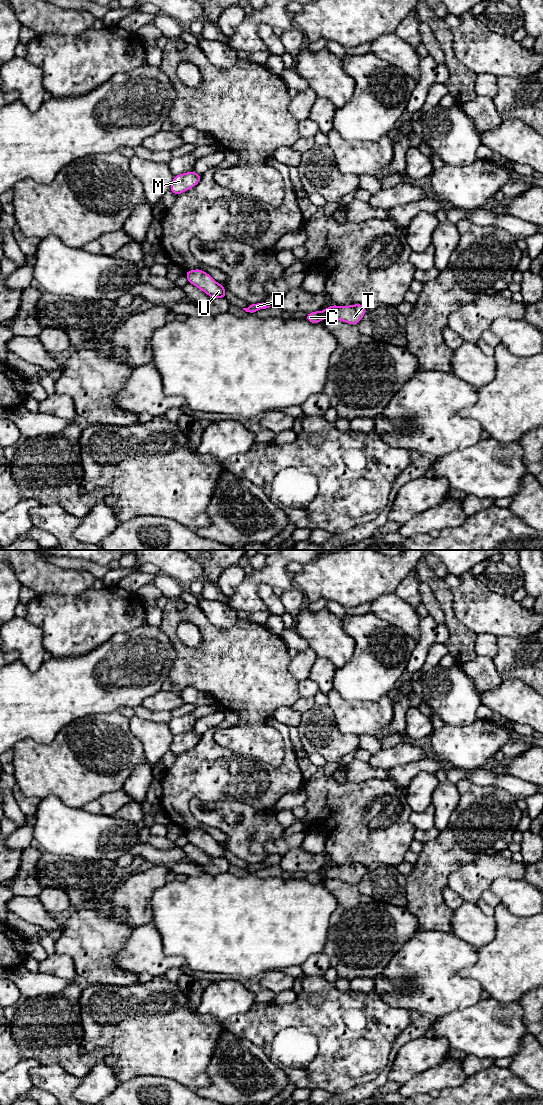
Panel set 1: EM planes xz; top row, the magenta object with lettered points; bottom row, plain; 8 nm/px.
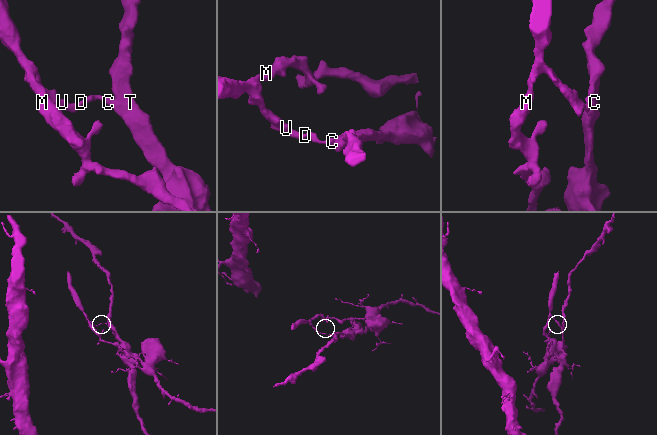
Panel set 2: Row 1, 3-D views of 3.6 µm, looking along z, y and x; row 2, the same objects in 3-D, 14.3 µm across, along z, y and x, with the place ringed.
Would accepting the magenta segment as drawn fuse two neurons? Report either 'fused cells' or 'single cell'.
fused cells

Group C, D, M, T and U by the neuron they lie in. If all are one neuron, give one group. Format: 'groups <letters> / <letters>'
groups C D M U / T

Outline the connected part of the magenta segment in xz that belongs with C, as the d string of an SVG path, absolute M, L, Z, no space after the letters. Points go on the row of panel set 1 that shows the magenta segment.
M316 311L316 312L307 313L305 319L313 324L317 324L319 322L322 322L322 320L324 319L323 311Z

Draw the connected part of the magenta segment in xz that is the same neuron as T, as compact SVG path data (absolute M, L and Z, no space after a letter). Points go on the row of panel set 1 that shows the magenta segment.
M354 304L349 306L331 305L323 311L324 318L338 319L345 323L357 325L366 313L367 306Z

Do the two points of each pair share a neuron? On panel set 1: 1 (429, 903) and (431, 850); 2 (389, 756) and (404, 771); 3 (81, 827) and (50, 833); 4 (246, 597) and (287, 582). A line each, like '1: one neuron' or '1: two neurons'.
1: one neuron
2: two neurons
3: one neuron
4: one neuron

